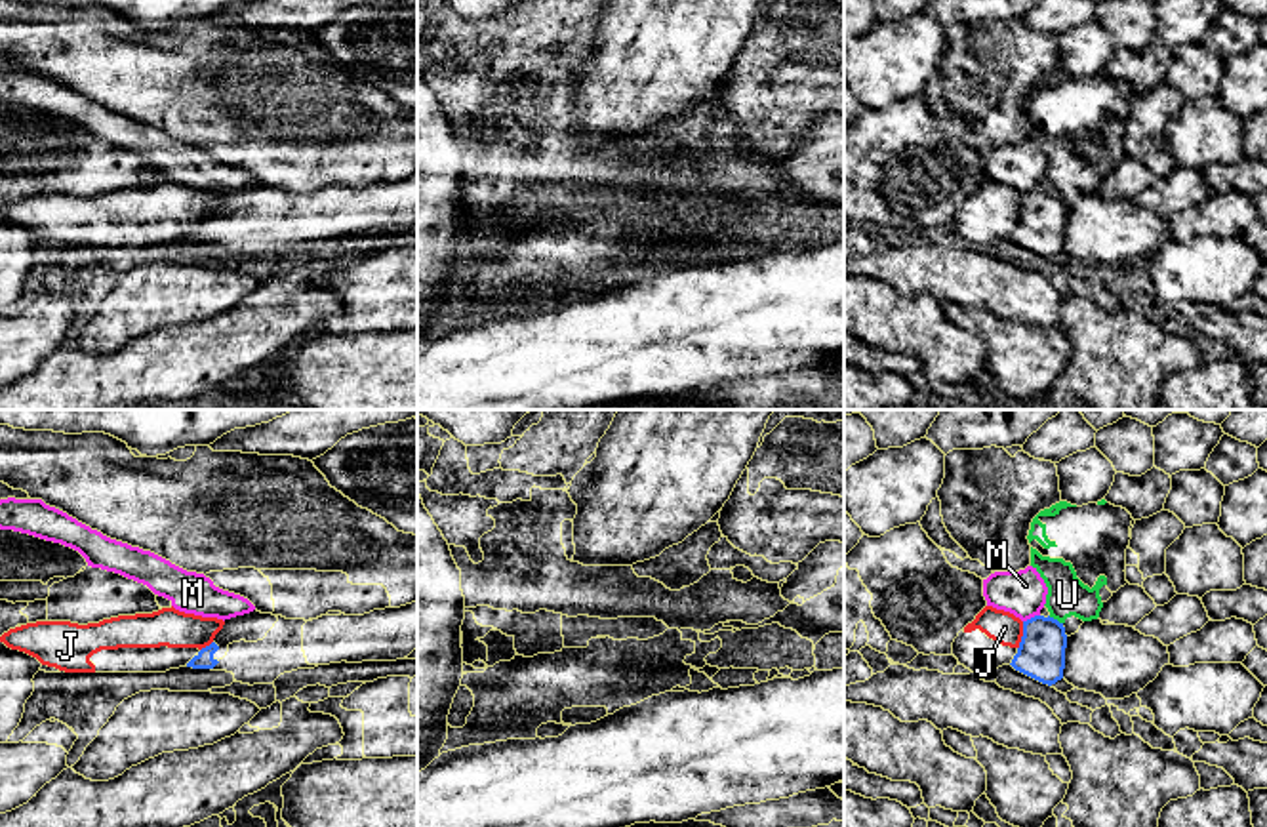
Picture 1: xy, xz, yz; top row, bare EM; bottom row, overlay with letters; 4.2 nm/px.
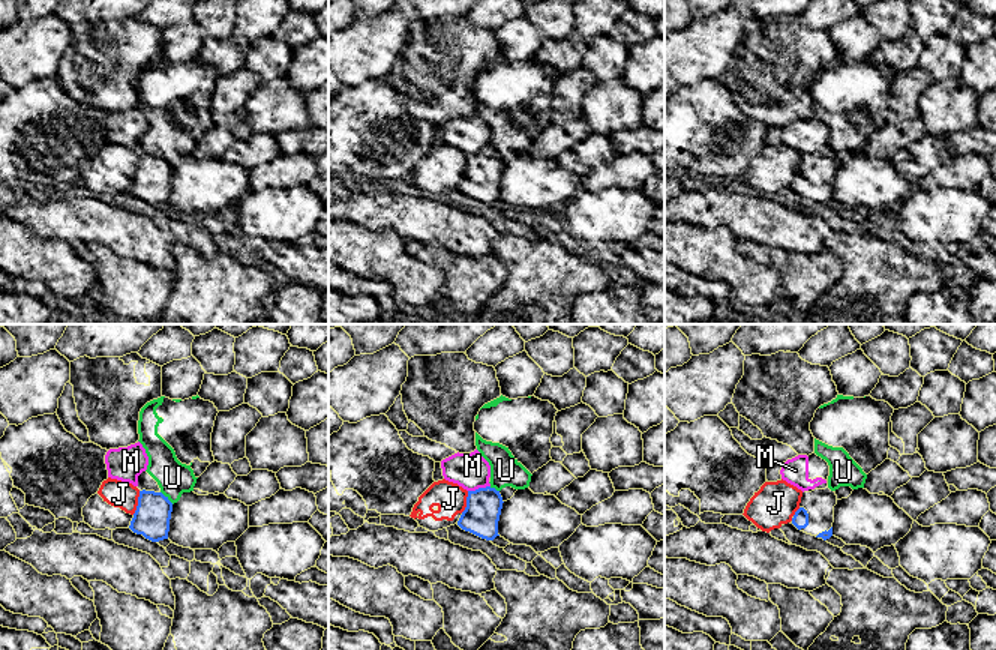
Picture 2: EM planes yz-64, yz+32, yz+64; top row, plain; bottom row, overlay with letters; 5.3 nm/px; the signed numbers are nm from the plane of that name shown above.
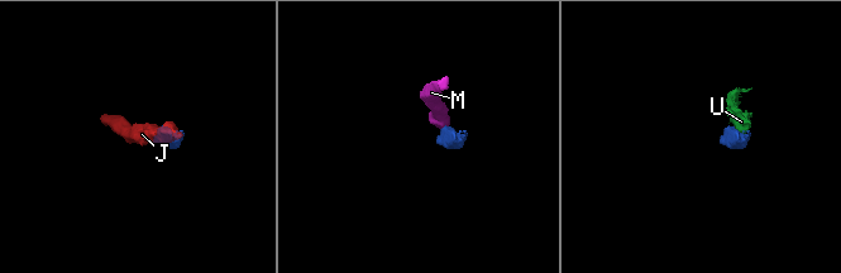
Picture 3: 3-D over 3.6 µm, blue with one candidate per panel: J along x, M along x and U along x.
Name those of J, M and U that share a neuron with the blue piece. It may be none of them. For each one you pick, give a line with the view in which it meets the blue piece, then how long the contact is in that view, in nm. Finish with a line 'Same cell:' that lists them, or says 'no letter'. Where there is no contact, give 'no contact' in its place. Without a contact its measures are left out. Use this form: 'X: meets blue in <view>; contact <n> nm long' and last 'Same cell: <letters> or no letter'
Same cell: no letter

